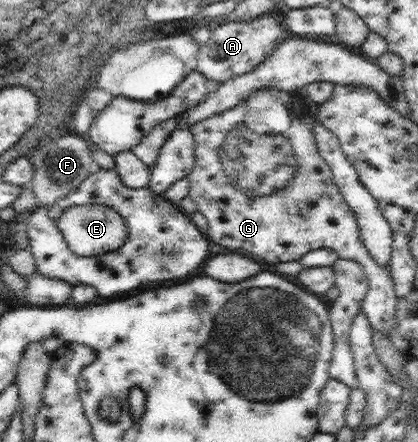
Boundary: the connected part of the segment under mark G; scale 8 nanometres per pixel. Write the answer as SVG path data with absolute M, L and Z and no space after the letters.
M257 90L253 93L250 93L244 100L239 101L235 107L222 113L213 115L209 119L205 119L201 122L193 124L189 130L193 134L195 142L195 163L191 173L189 173L189 191L188 196L195 202L196 208L206 217L208 223L208 231L205 233L207 238L210 241L224 247L228 252L236 252L248 258L259 259L259 261L267 261L267 263L281 263L281 261L297 261L301 259L301 256L305 255L309 251L317 250L318 248L328 248L329 250L334 250L339 258L343 259L352 259L356 261L364 269L364 273L368 277L369 287L363 302L362 312L365 314L365 317L369 320L371 327L375 331L381 331L383 333L390 333L394 327L398 326L398 321L396 318L396 307L398 304L398 297L396 296L396 291L394 290L394 283L392 277L390 276L390 268L381 267L374 259L373 256L369 255L367 249L365 249L364 243L360 238L360 229L359 224L357 223L357 218L353 213L353 210L349 207L349 204L344 200L344 197L341 195L340 189L335 185L335 182L332 178L332 171L329 167L329 164L326 162L326 159L319 153L319 150L316 146L316 141L314 138L314 122L315 116L310 115L307 111L303 111L302 103L299 103L299 96L294 92L294 96L291 97L287 105L287 111L289 113L295 113L295 111L301 111L301 115L291 115L291 117L301 117L301 123L303 127L299 127L297 121L291 121L289 126L288 135L283 135L279 132L270 133L265 135L263 133L258 133L251 131L249 127L245 127L245 121L247 121L247 113L249 109L255 109L255 105L269 105L269 90Z

